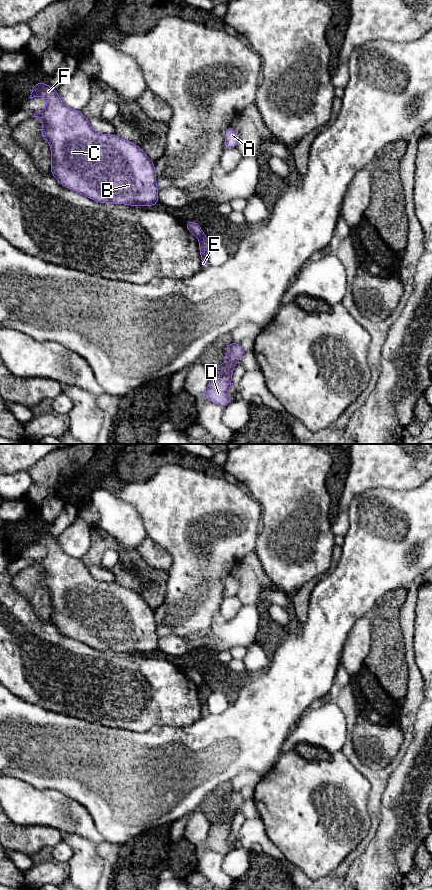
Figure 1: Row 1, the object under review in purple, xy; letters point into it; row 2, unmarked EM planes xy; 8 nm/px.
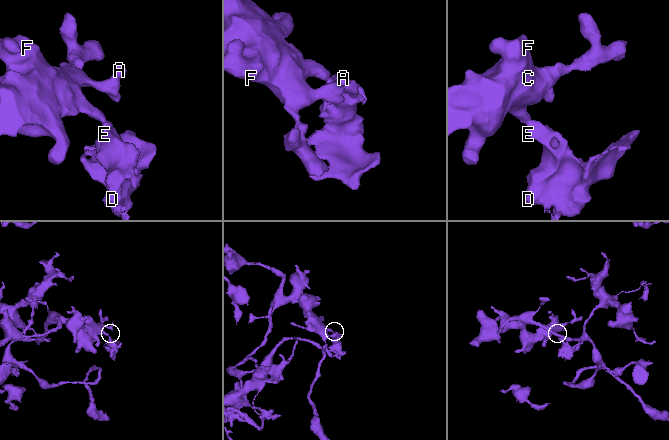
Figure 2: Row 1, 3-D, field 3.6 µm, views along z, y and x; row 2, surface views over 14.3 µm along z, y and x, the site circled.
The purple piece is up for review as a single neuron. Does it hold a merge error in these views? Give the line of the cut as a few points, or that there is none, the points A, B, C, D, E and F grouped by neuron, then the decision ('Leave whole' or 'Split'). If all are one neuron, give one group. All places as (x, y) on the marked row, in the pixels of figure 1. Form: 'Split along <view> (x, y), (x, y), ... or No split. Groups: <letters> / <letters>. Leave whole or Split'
Split along xy (204, 235), (199, 238). Groups: A B C F / D E. Split

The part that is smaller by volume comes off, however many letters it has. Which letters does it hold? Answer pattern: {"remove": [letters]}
{"remove": ["D", "E"]}

